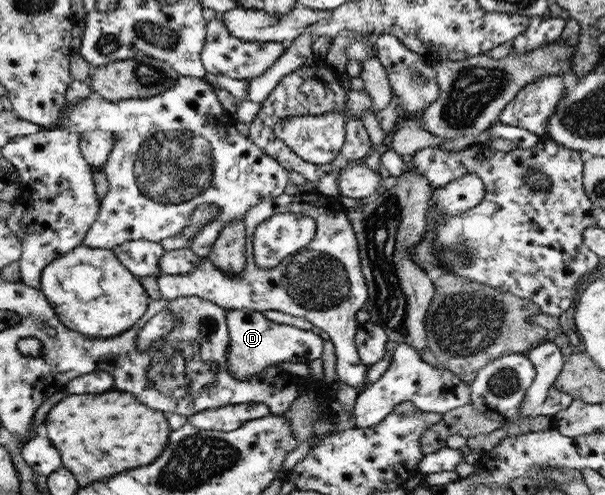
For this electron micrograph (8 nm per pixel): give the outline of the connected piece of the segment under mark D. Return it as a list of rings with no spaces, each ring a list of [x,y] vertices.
[[[261,311],[226,313],[226,321],[230,330],[230,350],[228,367],[234,378],[246,380],[262,372],[271,364],[289,361],[293,363],[315,362],[315,358],[323,358],[323,350],[327,350],[328,336],[325,333],[315,333],[314,330],[303,330],[299,326],[269,322]]]

